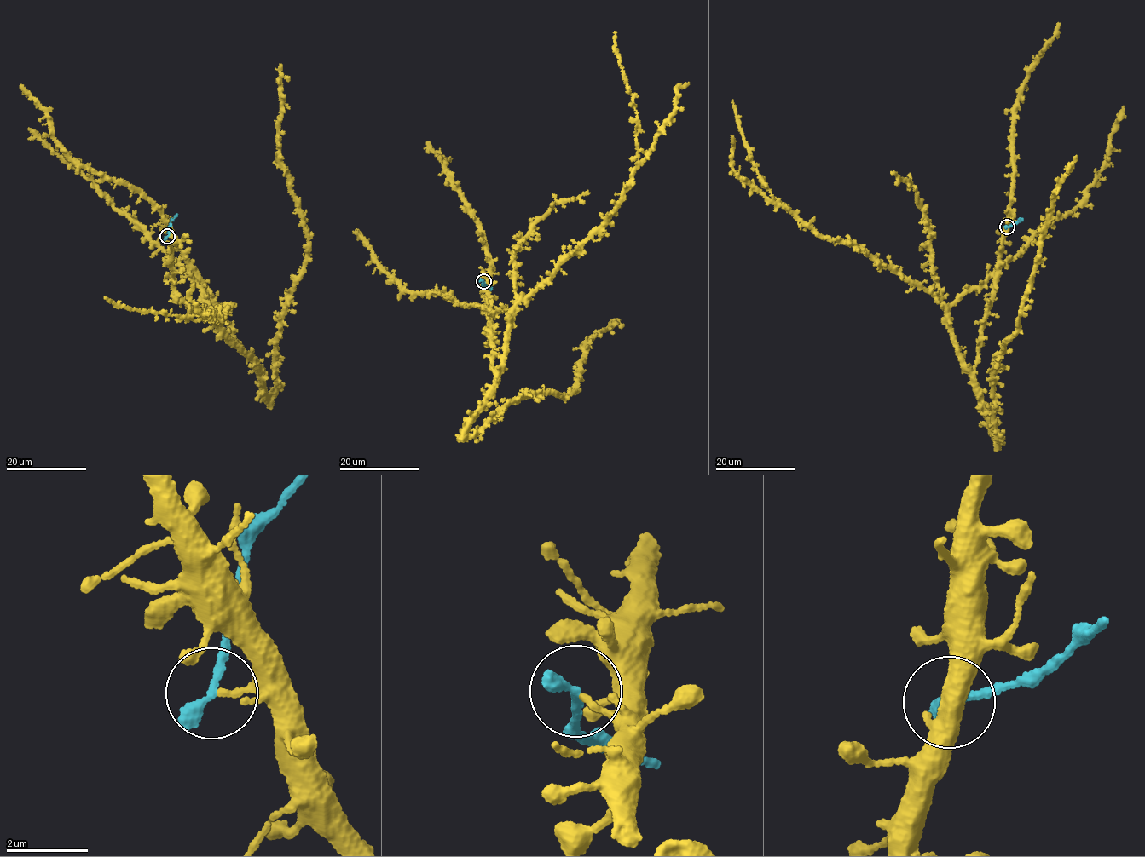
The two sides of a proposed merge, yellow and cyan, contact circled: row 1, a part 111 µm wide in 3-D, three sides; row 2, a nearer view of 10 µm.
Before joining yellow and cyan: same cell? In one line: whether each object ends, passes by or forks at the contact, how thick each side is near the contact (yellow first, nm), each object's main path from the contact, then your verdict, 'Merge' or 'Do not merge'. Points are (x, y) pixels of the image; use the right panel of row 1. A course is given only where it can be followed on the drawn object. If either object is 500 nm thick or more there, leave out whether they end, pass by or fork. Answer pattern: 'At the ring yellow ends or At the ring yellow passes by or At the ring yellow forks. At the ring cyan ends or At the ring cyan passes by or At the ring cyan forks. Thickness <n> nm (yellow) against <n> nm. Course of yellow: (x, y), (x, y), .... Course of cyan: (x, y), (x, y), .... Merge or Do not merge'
At the ring yellow ends. At the ring cyan ends. Thickness 120 nm (yellow) against 340 nm. Course of yellow: (1006, 227), (973, 370), (975, 390), (998, 440), (993, 368), (1003, 342), (1017, 328), (1057, 180), (1077, 156). Course of cyan: (1007, 227), (1012, 226), (1022, 218). Do not merge

